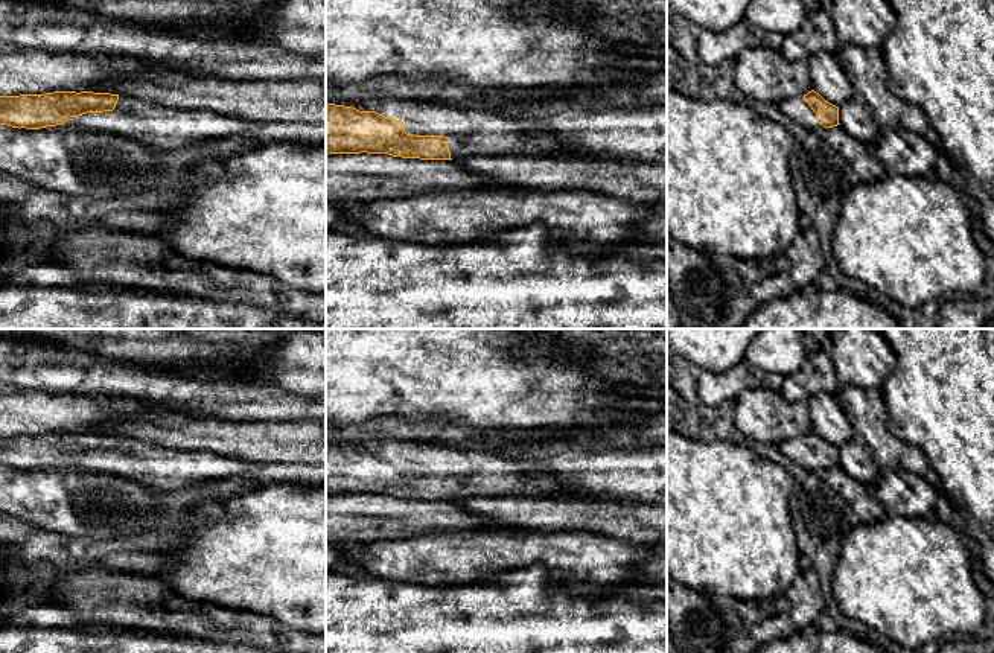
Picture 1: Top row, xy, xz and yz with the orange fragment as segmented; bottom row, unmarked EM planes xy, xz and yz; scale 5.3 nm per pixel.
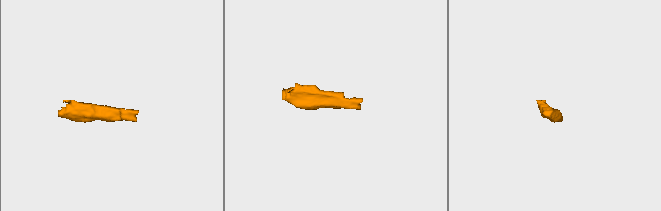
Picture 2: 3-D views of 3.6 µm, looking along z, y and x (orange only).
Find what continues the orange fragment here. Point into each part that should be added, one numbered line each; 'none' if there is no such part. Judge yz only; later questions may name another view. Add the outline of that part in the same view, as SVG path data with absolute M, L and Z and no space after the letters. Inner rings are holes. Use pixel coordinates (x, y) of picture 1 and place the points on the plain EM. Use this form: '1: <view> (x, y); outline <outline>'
1: yz (796, 449); outline M795 437L778 444L779 451L793 460L801 469L817 469L817 457L805 443L804 437Z

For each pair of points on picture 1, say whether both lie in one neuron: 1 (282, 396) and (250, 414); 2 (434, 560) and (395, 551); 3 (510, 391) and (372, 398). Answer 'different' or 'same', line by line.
1: same
2: same
3: same

